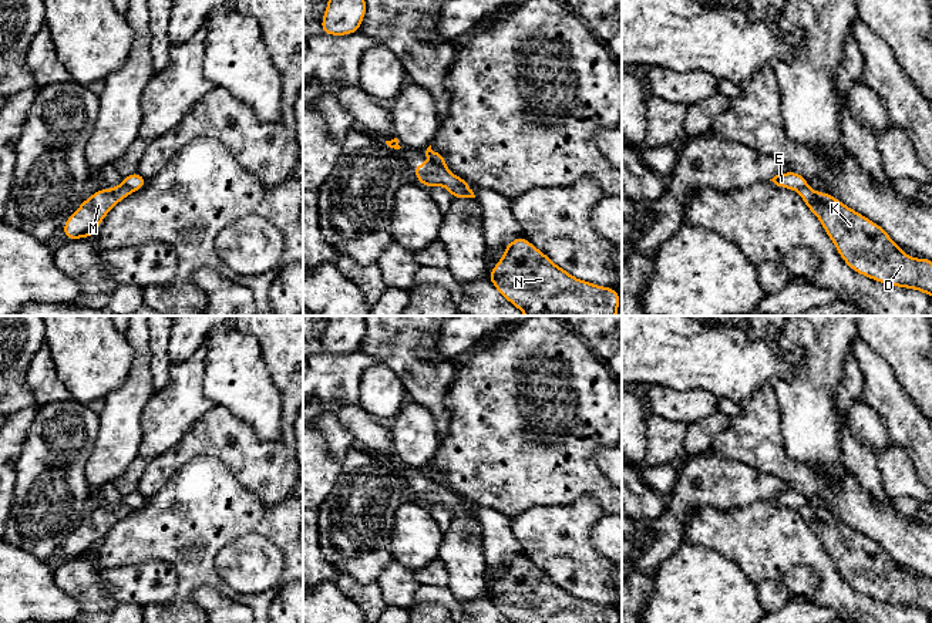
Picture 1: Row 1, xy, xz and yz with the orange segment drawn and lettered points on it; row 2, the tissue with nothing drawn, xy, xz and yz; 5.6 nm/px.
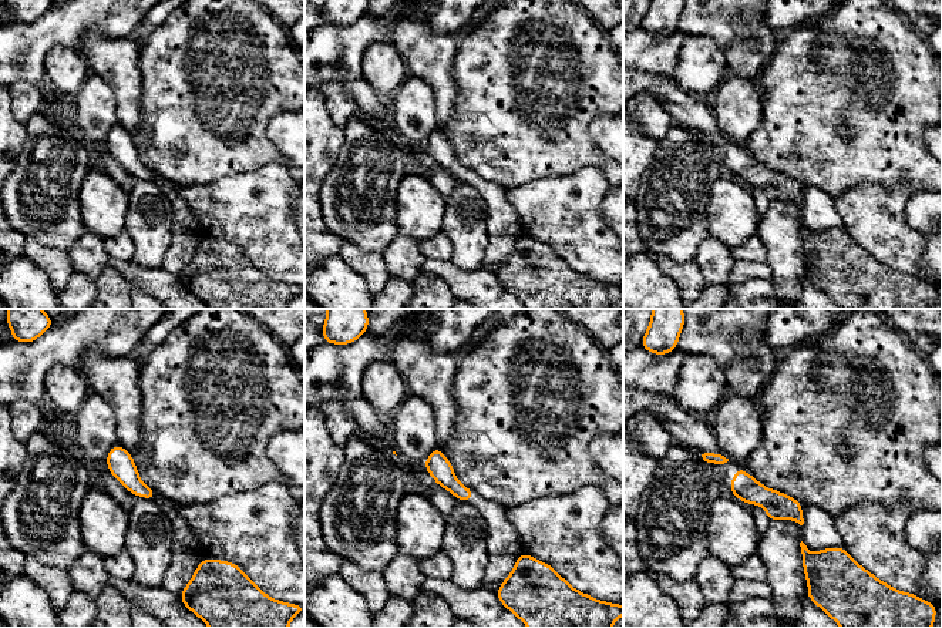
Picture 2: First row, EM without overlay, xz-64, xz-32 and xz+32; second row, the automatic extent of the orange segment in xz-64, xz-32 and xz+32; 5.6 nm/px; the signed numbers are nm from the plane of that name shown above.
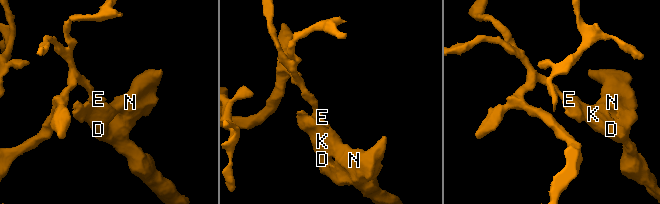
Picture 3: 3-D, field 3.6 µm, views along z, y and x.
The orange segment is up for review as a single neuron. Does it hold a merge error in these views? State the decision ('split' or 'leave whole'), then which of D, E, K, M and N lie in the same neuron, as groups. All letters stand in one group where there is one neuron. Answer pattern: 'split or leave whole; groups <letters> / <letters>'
split; groups D K M N / E

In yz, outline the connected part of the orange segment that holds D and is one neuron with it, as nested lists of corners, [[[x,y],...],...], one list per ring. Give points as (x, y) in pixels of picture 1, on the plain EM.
[[[804,505],[798,512],[820,538],[837,570],[854,590],[879,602],[923,610],[932,617],[932,579],[908,575],[879,543],[848,526],[828,511],[818,512],[812,506]]]

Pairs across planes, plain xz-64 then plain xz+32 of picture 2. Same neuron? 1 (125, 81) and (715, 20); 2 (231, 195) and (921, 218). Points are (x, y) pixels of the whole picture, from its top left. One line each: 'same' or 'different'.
1: same
2: different

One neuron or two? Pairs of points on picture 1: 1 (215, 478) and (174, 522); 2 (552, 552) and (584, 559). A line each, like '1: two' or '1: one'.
1: one
2: one

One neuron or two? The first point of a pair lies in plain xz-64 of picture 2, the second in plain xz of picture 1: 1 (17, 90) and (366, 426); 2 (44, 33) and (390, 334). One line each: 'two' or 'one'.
1: two
2: two

